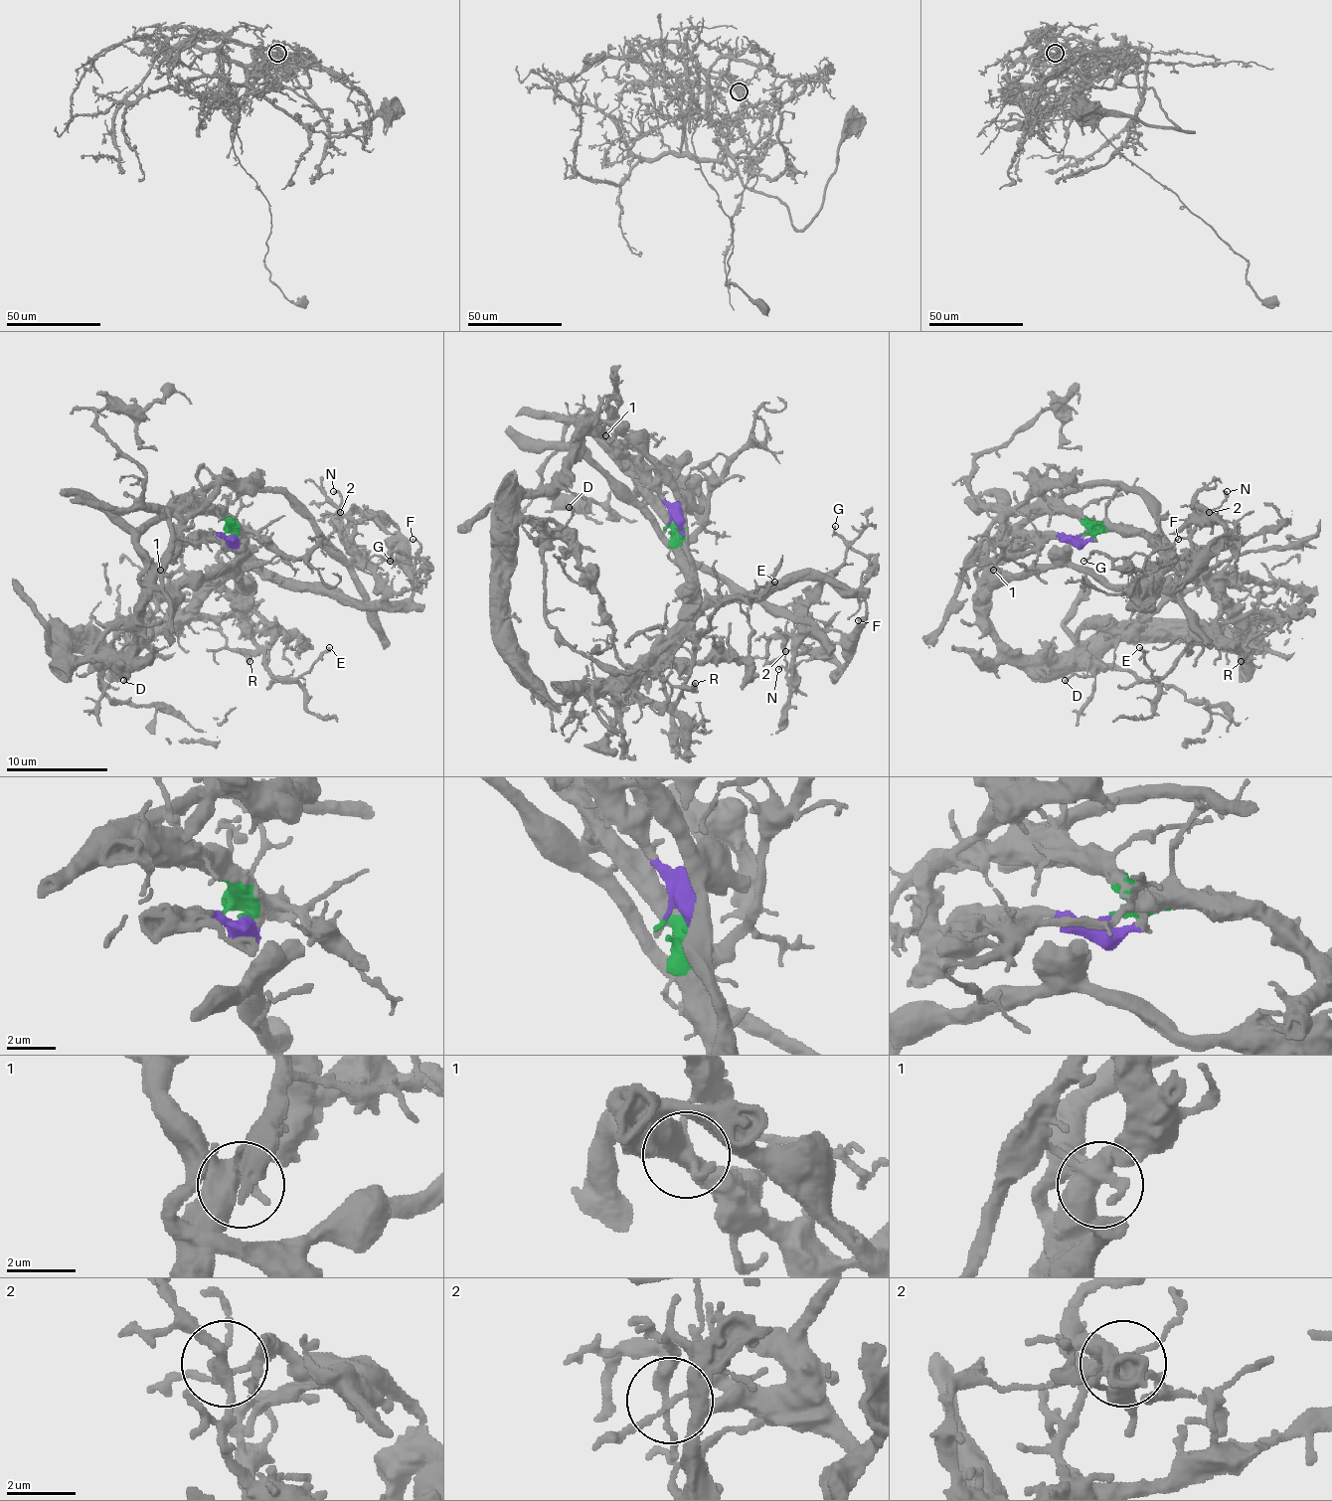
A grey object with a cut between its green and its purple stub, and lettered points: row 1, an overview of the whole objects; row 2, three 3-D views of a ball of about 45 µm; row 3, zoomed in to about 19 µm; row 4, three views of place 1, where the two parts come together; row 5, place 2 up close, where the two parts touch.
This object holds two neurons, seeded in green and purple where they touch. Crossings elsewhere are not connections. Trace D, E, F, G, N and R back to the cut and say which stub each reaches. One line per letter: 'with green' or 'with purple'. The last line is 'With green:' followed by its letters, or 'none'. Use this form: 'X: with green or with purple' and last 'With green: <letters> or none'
D: with purple
E: with green
F: with green
G: with green
N: with green
R: with green
With green: E, F, G, N, R

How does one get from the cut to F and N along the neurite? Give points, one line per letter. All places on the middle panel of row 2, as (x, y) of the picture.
F: (668, 524), (676, 565), (699, 608), (772, 592), (795, 580), (839, 580), (865, 597), (857, 621)
N: (668, 524), (699, 608), (772, 592), (795, 578), (826, 580), (806, 623), (785, 633), (777, 669)

